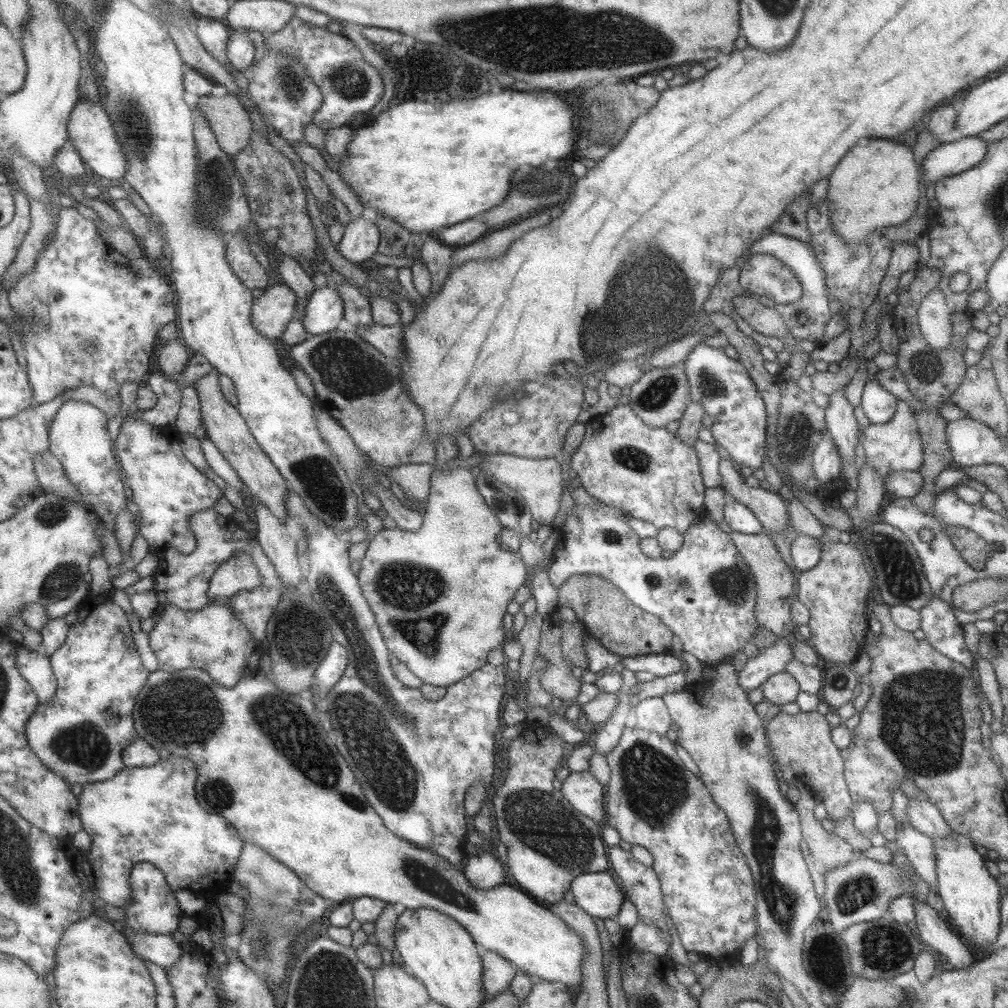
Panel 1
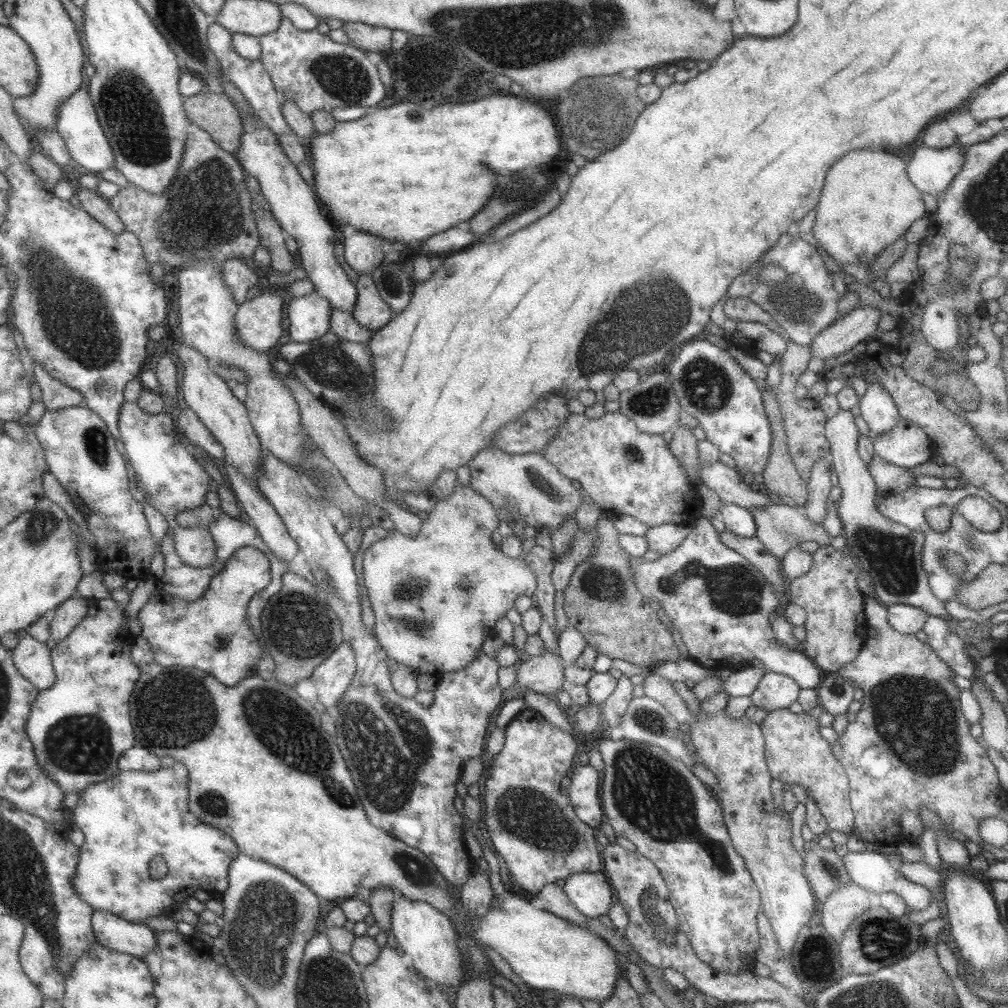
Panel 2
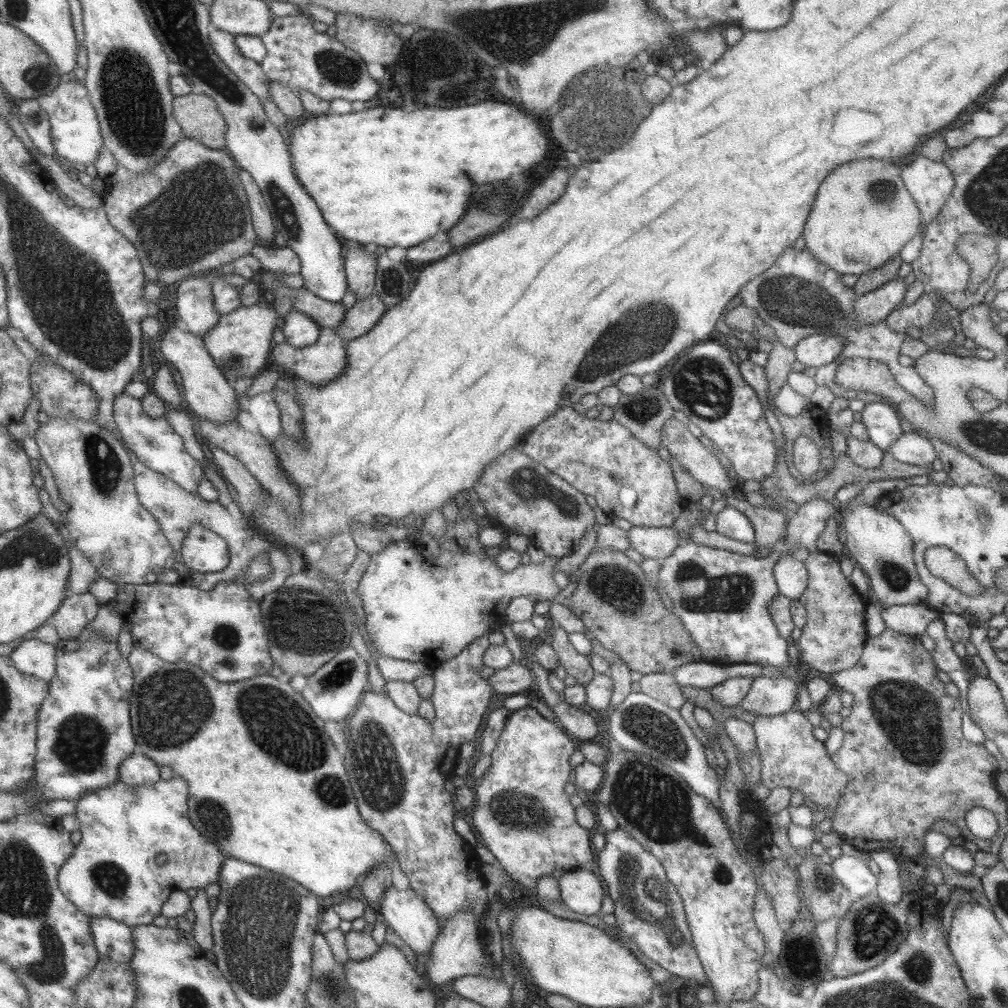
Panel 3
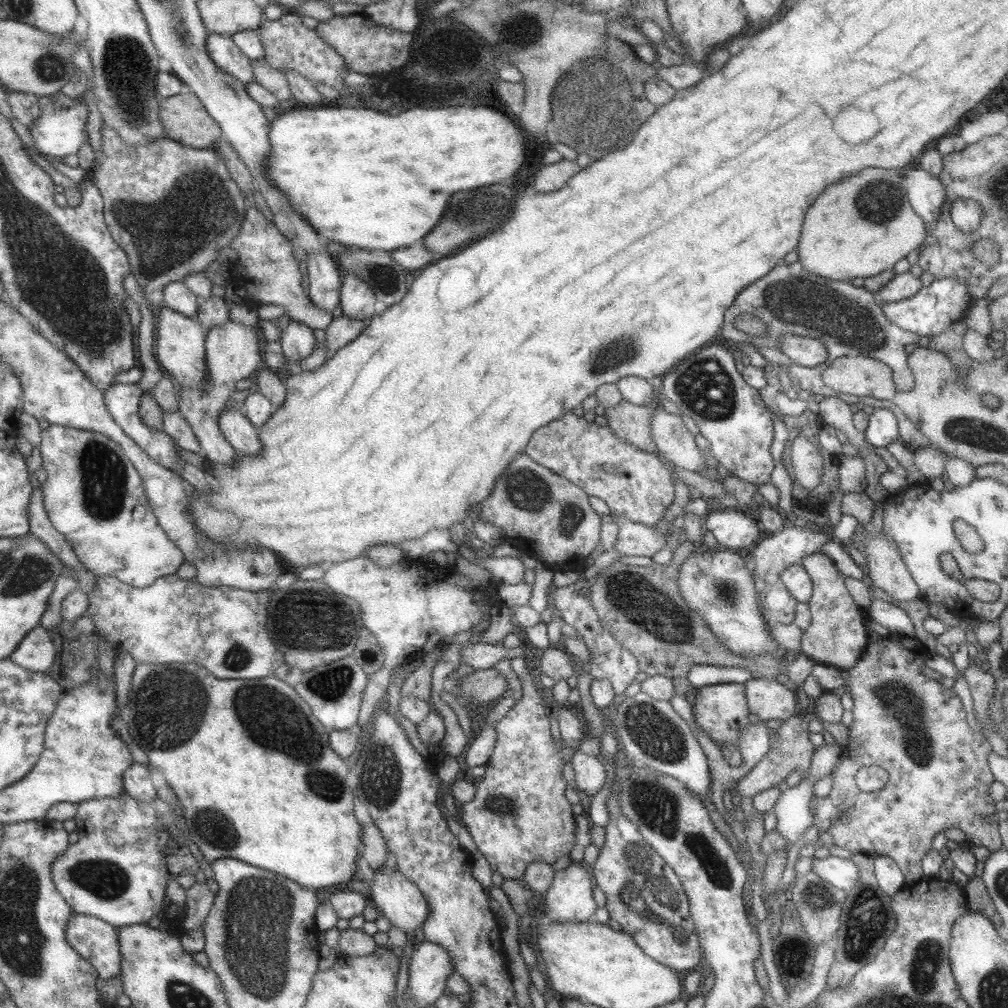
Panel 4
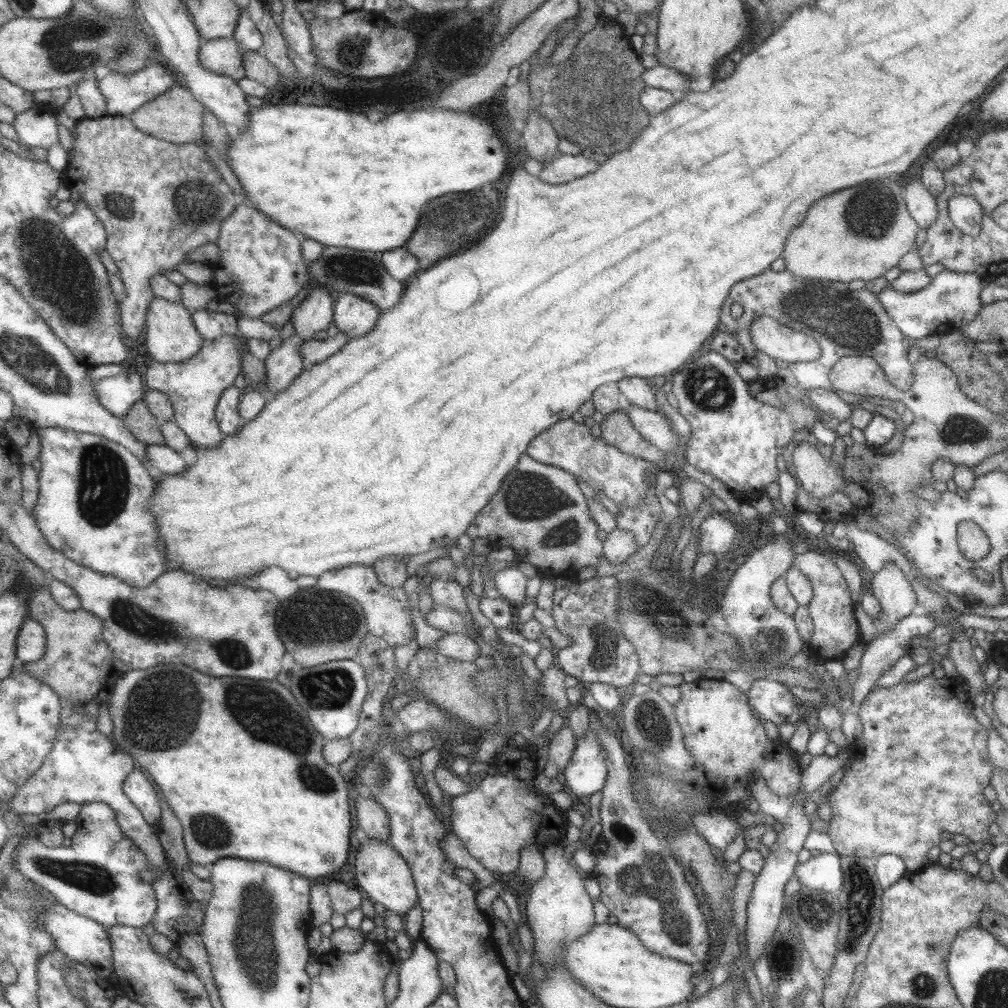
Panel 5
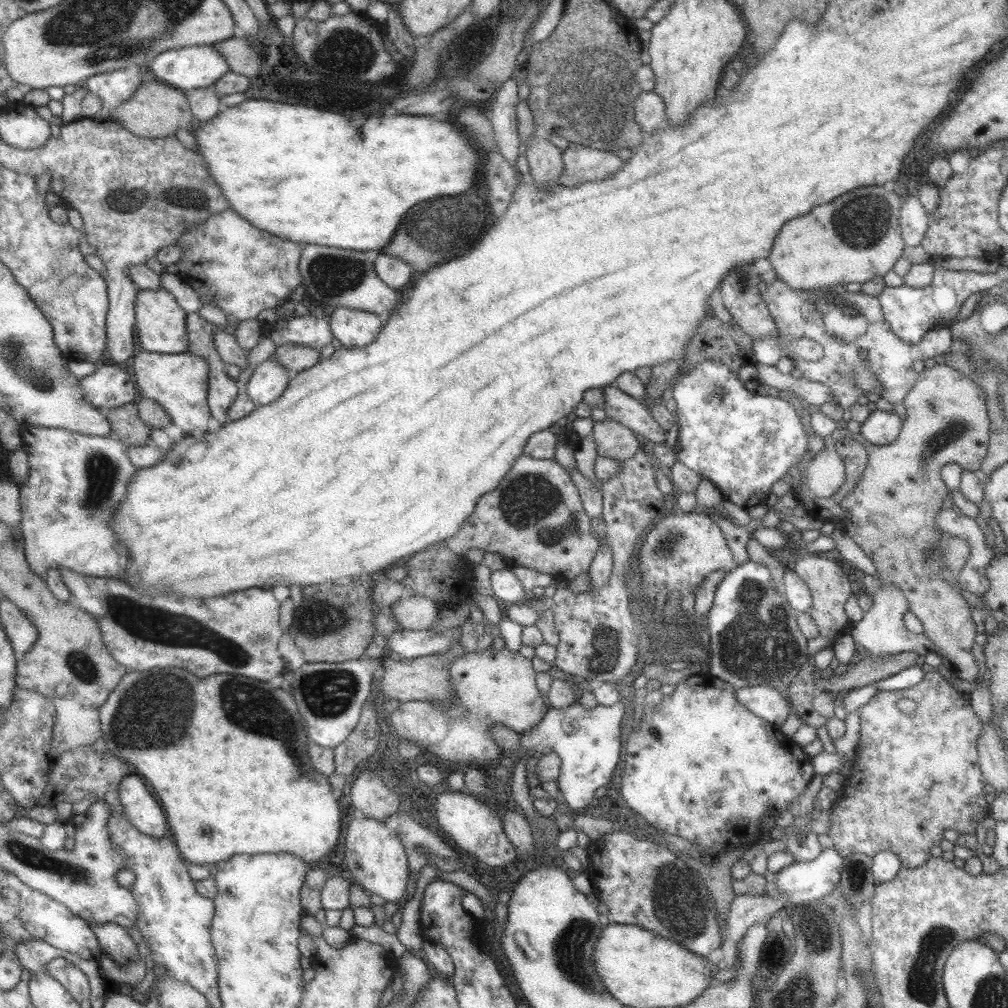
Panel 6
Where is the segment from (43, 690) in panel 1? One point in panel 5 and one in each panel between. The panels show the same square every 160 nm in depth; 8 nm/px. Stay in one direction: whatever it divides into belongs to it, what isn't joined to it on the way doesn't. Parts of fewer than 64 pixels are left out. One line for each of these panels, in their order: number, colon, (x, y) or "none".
2: (33, 658)
3: (33, 656)
4: (37, 652)
5: (32, 640)

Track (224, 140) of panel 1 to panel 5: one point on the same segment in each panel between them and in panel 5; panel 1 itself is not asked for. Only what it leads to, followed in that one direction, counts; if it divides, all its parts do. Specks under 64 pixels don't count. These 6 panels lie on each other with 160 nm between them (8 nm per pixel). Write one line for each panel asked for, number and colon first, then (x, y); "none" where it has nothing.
2: (216, 113)
3: (198, 114)
4: (186, 119)
5: (177, 115)

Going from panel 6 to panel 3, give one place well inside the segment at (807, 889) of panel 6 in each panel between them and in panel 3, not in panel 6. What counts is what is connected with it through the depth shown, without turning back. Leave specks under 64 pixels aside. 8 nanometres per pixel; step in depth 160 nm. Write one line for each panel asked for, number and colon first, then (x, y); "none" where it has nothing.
3: (853, 873)
4: (841, 873)
5: (822, 872)

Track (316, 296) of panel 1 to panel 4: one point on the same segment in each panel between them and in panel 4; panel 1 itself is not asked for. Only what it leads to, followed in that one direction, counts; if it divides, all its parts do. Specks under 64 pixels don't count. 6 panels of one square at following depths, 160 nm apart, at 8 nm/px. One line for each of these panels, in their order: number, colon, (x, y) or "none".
2: (308, 315)
3: (298, 330)
4: (297, 341)

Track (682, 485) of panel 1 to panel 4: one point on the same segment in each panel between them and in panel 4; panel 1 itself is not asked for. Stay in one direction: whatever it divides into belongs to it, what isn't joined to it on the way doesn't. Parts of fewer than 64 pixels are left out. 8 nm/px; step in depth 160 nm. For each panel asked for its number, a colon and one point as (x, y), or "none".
2: (621, 469)
3: (602, 459)
4: (635, 484)

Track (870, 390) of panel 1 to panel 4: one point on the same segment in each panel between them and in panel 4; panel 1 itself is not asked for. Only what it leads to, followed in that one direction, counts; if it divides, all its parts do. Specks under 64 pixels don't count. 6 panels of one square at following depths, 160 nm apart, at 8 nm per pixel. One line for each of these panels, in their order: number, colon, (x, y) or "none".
2: (877, 409)
3: (881, 420)
4: (881, 430)

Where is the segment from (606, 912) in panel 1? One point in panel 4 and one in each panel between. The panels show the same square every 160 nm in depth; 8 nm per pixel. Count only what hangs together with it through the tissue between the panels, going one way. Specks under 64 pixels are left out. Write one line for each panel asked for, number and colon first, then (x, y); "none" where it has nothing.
2: (591, 893)
3: (579, 889)
4: (568, 899)

